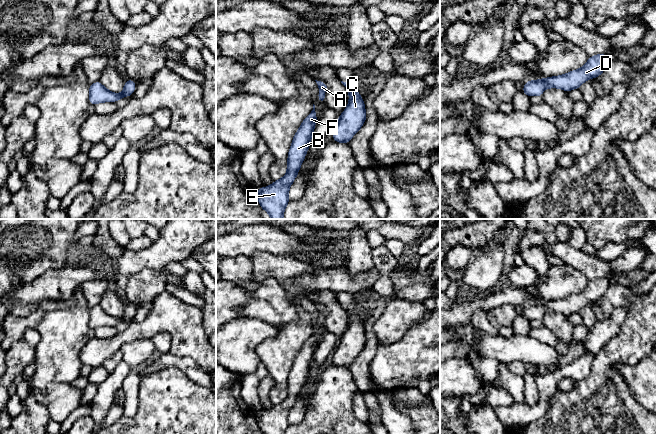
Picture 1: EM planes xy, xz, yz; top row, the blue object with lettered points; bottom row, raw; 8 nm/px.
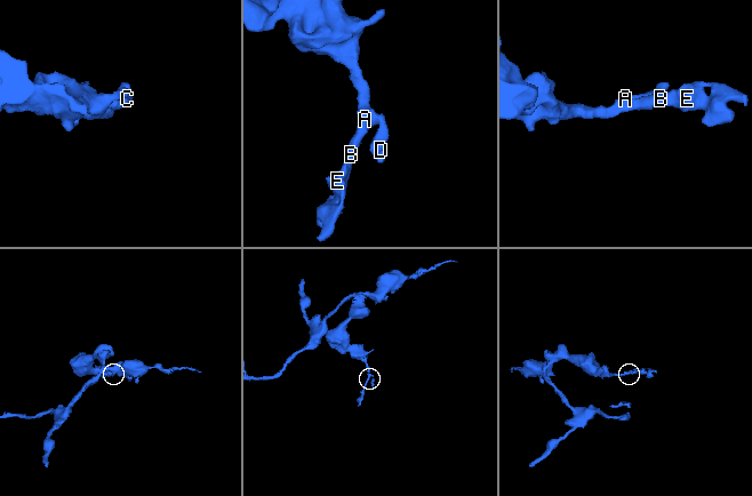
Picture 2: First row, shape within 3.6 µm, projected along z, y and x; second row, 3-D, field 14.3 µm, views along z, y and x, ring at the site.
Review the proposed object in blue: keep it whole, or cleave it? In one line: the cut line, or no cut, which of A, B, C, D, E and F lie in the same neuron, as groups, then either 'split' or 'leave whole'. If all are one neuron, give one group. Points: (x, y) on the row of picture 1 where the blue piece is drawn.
no cut; A B C D E F; leave whole

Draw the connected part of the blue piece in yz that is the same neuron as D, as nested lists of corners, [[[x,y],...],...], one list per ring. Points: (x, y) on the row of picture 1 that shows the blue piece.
[[[607,54],[590,56],[586,64],[578,69],[568,72],[565,75],[547,77],[541,80],[530,80],[523,86],[522,92],[526,96],[543,97],[545,88],[560,88],[567,93],[573,89],[579,89],[581,84],[588,79],[597,78],[606,69],[610,58]]]

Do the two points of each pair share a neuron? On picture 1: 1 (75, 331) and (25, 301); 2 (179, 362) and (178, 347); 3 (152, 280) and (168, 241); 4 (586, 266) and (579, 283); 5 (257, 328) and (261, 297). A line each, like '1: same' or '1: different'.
1: different
2: different
3: different
4: different
5: different

